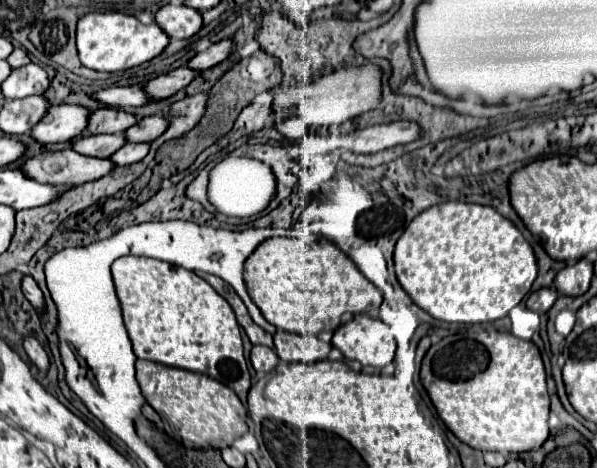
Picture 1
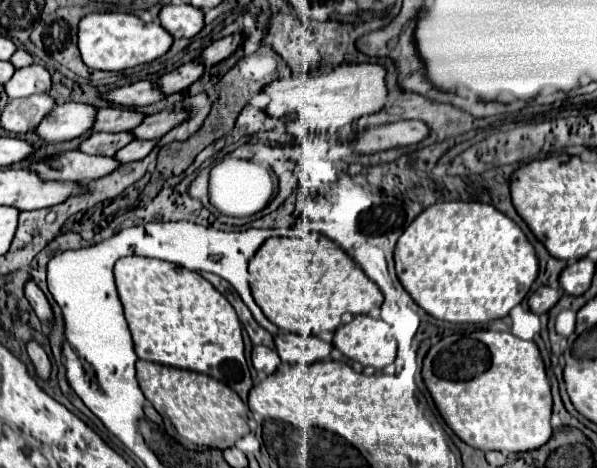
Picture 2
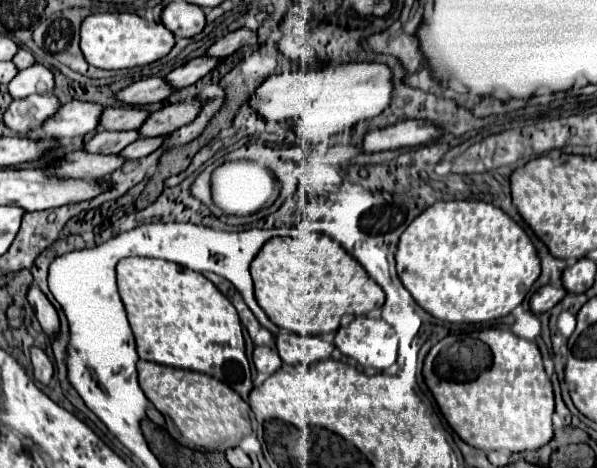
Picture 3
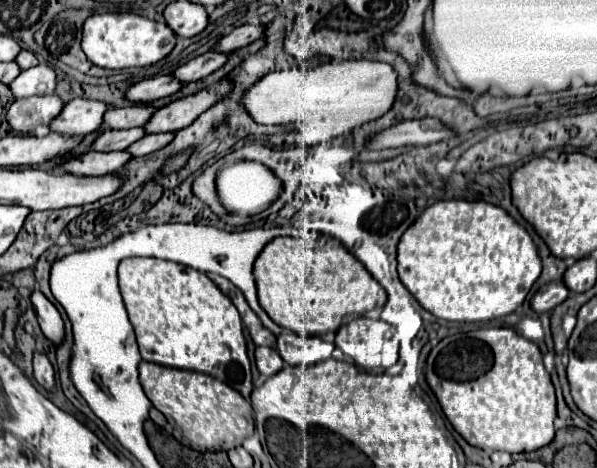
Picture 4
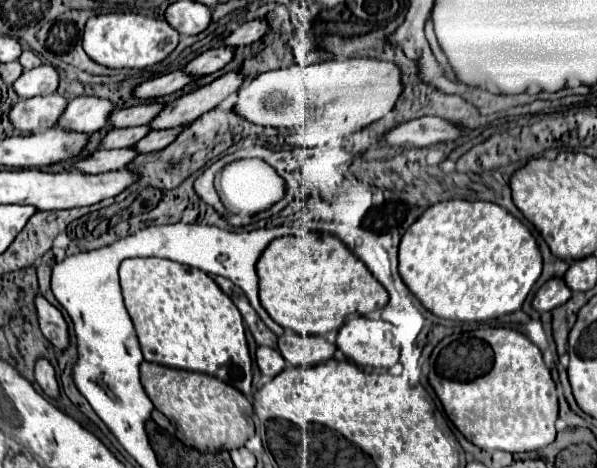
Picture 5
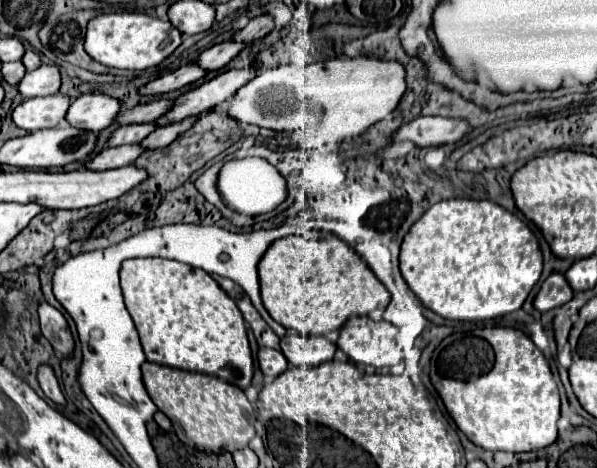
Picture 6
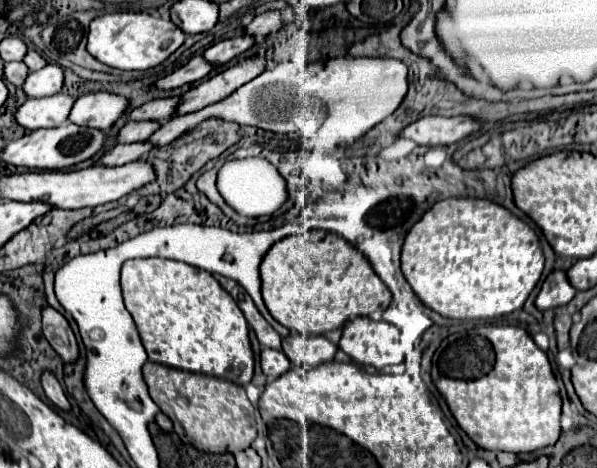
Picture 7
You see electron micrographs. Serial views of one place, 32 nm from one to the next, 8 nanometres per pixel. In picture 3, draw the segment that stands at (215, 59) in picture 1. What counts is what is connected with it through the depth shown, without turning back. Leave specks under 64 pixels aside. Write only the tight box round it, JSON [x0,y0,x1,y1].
[206,28,254,60]

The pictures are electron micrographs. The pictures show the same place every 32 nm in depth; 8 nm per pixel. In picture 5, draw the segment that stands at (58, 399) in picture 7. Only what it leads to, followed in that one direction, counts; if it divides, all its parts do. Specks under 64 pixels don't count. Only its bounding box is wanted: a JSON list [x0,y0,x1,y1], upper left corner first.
[34,358,58,398]

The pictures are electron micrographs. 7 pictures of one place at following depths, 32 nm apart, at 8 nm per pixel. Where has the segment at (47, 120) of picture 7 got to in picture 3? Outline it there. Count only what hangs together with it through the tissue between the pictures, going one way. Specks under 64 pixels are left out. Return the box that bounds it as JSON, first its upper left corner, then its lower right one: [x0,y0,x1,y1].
[2,94,60,134]

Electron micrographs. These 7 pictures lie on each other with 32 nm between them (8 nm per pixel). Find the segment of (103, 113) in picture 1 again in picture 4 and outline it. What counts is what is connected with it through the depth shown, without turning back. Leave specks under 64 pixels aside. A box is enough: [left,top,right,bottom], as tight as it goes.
[102,104,154,130]

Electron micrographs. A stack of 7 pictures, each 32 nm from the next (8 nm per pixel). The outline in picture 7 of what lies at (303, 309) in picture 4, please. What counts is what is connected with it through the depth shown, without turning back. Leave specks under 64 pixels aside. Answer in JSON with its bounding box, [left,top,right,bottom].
[260,230,392,334]

